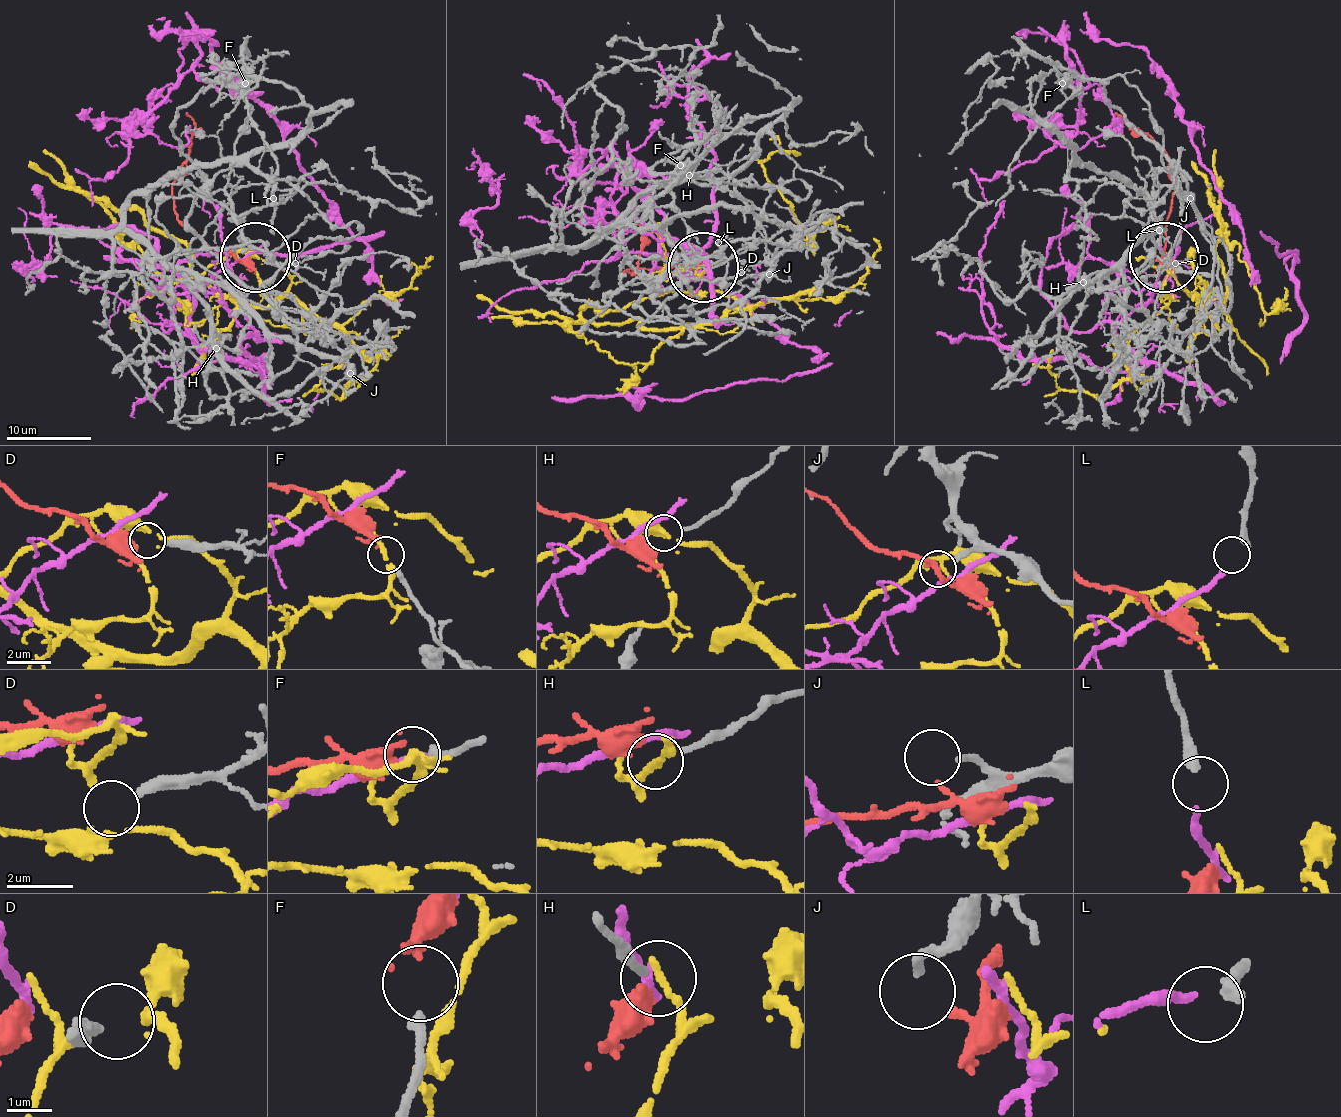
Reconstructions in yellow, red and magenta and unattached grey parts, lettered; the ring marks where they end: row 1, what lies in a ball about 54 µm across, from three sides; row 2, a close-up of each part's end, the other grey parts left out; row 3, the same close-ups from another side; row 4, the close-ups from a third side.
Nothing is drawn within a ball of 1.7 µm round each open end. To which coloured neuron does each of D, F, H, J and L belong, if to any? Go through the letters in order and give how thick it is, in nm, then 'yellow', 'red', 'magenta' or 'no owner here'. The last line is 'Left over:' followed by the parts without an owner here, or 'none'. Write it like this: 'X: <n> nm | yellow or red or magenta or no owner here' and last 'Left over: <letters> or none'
D: 320 nm | yellow
F: 220 nm | red
H: 180 nm | no owner here
J: 200 nm | no owner here
L: 360 nm | magenta
Left over: H, J

